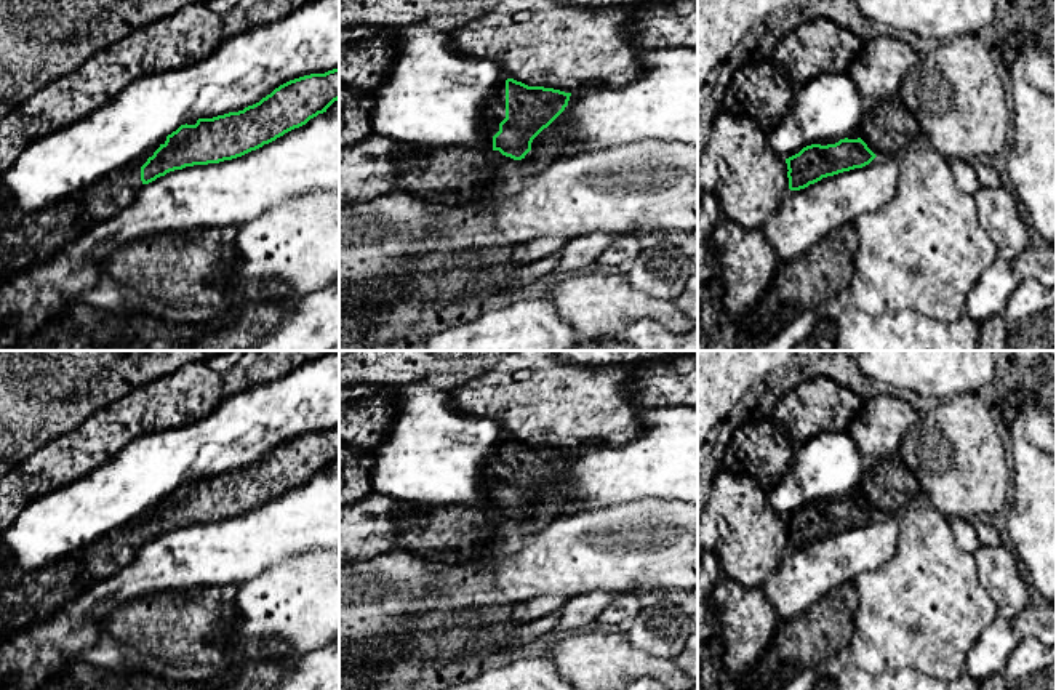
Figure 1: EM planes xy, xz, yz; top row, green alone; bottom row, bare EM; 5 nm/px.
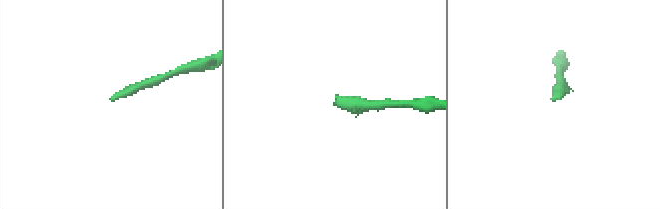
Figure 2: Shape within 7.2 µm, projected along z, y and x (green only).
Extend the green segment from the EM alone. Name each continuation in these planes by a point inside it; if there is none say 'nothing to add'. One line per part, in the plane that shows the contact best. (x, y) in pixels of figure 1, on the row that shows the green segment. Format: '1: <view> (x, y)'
1: xz (493, 112)

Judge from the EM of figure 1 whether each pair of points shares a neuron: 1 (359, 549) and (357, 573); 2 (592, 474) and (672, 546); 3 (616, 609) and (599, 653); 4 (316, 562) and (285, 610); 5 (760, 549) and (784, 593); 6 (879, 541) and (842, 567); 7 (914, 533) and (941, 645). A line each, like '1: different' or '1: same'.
1: different
2: different
3: different
4: same
5: different
6: same
7: same

